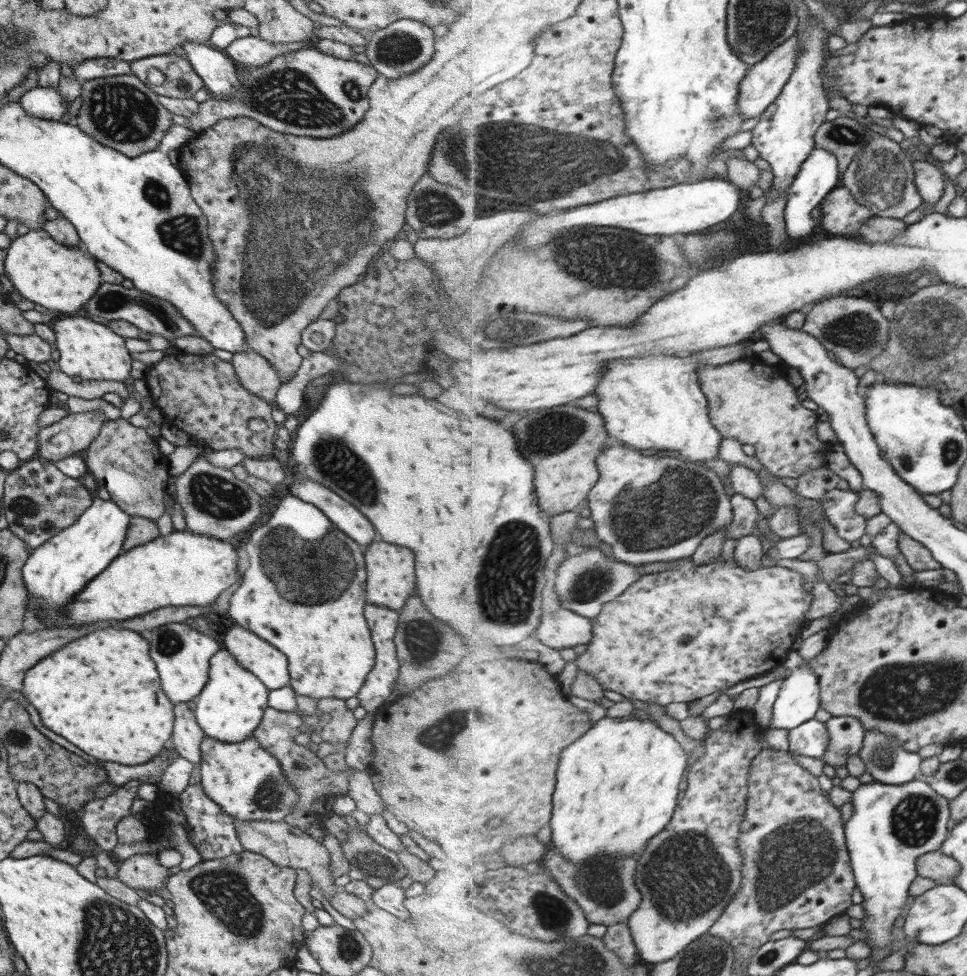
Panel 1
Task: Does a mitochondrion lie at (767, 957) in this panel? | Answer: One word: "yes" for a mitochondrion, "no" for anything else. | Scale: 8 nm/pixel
yes

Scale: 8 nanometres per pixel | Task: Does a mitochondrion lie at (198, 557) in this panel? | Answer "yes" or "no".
no

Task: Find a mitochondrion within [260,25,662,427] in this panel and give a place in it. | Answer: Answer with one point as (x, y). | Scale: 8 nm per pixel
(528, 161)

